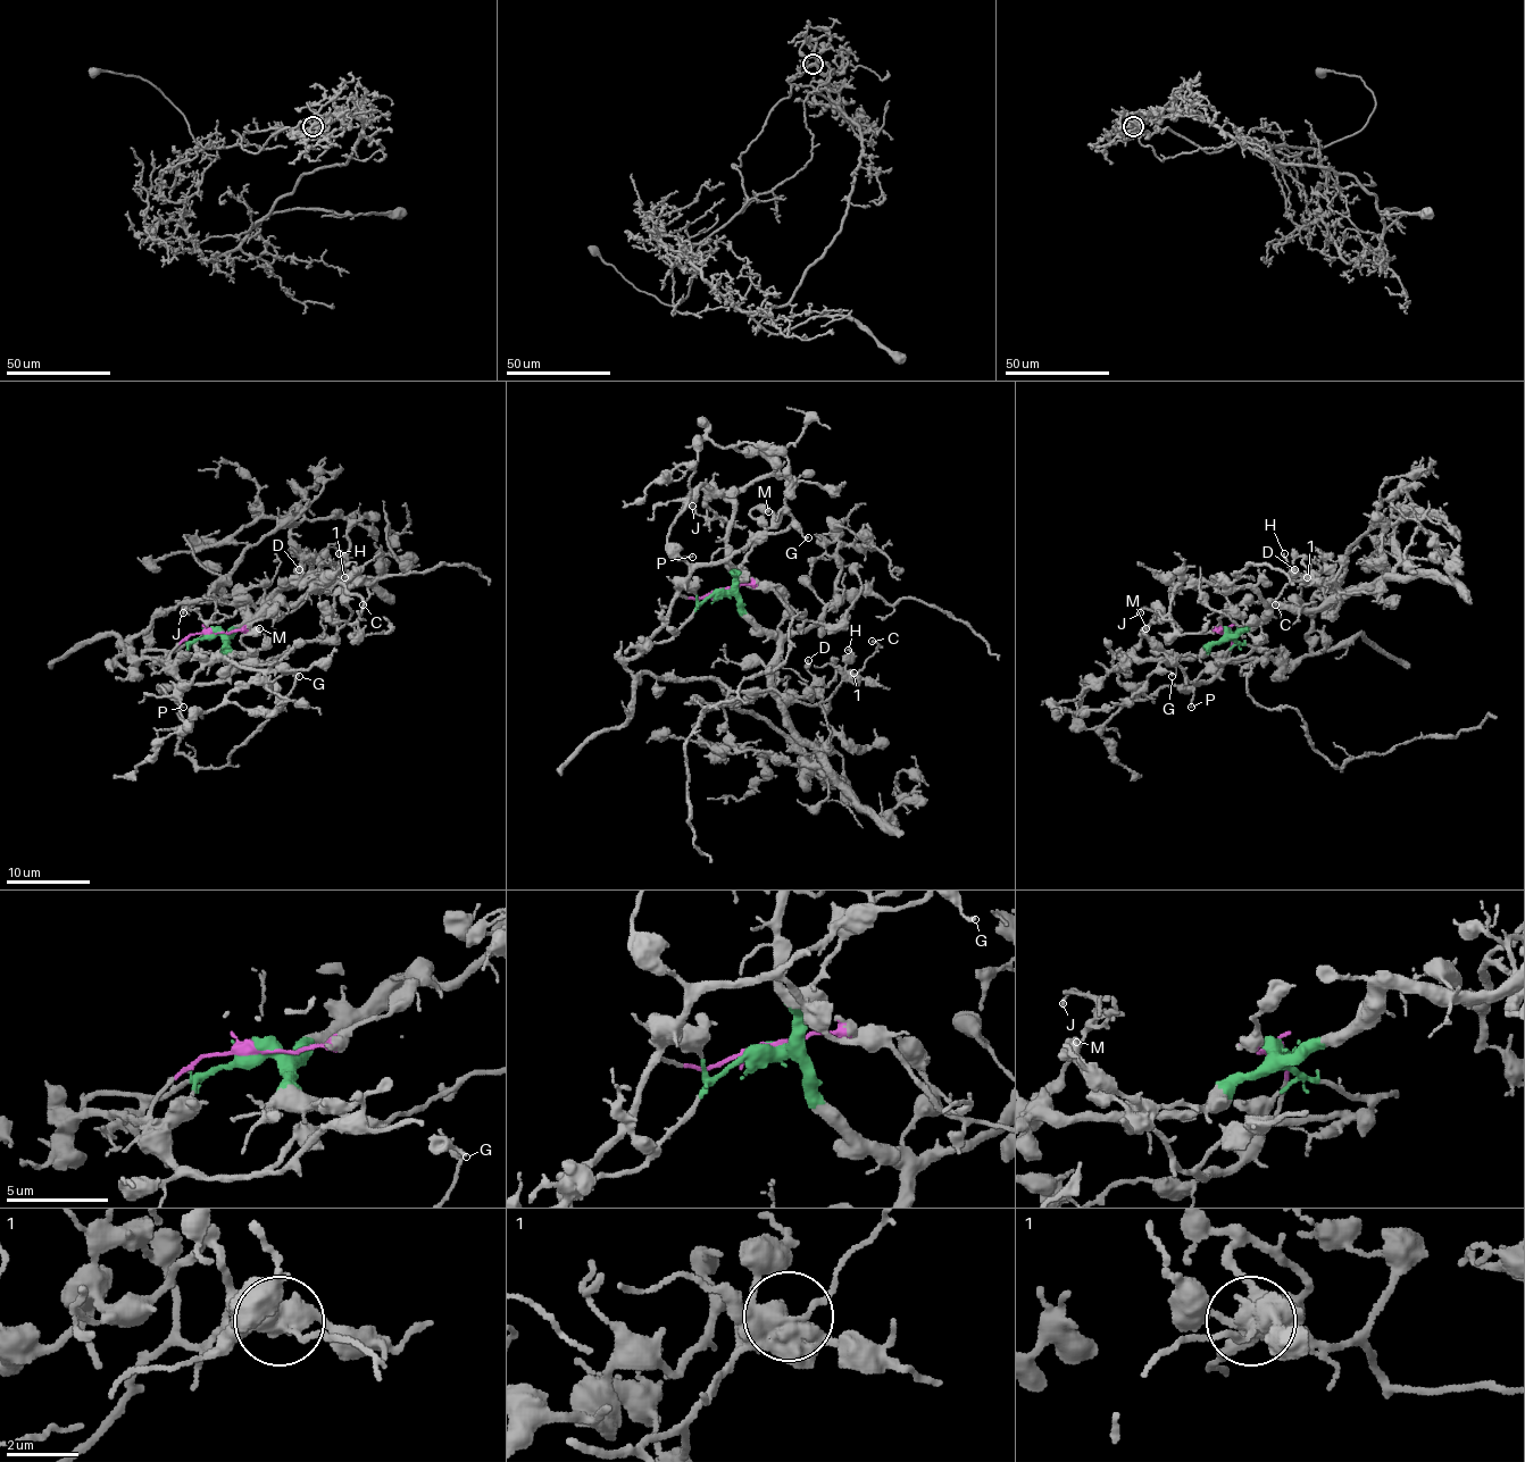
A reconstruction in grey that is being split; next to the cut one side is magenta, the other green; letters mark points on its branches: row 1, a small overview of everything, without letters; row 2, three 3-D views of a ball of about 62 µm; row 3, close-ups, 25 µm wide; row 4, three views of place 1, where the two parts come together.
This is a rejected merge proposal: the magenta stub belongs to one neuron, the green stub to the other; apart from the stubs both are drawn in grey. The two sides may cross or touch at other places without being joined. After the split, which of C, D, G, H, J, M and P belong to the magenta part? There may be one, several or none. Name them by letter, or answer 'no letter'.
G, M, P

